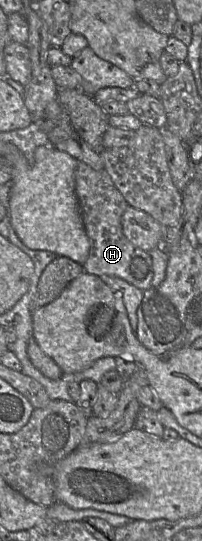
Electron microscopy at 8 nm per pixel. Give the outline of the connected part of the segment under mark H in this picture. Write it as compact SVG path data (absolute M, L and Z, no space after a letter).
M78 161L74 176L75 193L90 243L88 258L82 265L84 271L97 276L109 275L121 278L142 291L150 289L154 276L152 258L148 252L134 246L124 235L121 218L129 205L109 174L104 168L94 170Z

